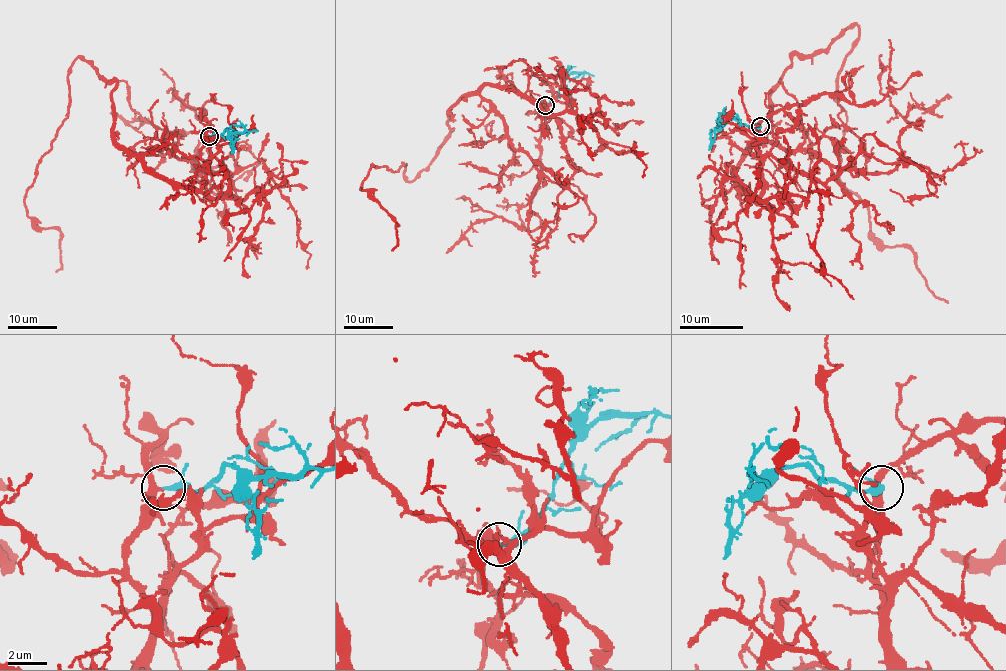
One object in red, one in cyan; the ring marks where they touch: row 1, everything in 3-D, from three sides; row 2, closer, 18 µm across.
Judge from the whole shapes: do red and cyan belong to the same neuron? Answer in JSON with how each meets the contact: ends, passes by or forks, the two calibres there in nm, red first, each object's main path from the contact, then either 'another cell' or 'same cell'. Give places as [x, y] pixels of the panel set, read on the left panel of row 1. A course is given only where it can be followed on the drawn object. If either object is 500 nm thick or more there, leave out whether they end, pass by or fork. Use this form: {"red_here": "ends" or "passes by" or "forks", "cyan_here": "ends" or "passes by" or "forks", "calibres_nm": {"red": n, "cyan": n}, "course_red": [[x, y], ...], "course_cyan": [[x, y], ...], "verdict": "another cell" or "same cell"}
{"red_here": "passes by", "cyan_here": "ends", "calibres_nm": {"red": 320, "cyan": 320}, "course_red": [[209, 136], [200, 189], [153, 174], [115, 141], [116, 82], [77, 57], [24, 198], [60, 231], [55, 272]], "course_cyan": [[209, 136], [219, 136], [227, 130], [244, 131], [241, 125], [233, 125]], "verdict": "another cell"}

